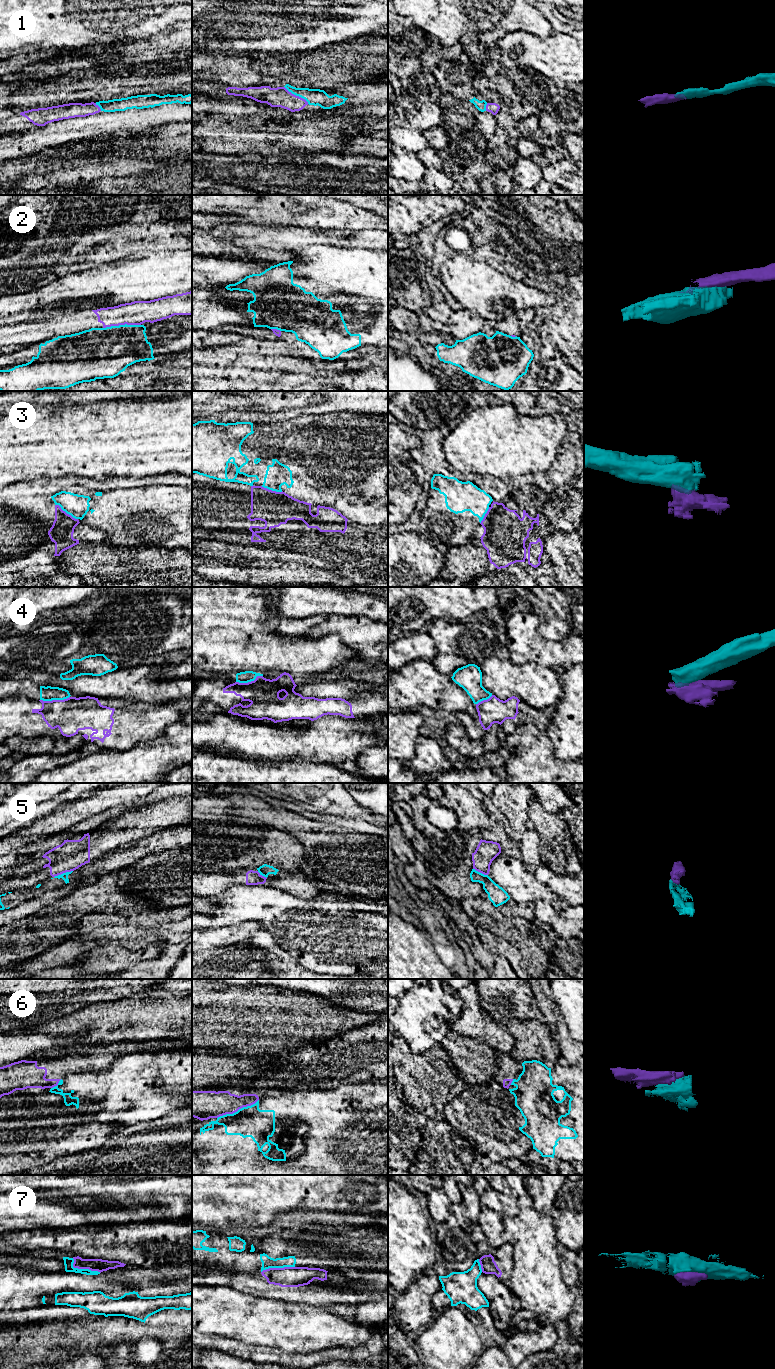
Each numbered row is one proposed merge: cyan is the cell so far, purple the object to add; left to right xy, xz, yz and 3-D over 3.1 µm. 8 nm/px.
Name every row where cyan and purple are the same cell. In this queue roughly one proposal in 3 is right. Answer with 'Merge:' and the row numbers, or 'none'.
Merge: 1, 6

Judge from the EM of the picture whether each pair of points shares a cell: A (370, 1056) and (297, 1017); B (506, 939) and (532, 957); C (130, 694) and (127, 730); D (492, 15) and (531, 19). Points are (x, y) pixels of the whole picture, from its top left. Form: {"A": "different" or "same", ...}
{"A": "different", "B": "same", "C": "different", "D": "same"}

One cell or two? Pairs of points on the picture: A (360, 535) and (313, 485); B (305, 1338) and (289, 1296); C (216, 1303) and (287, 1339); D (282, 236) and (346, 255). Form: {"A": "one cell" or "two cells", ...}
{"A": "two cells", "B": "two cells", "C": "one cell", "D": "two cells"}

